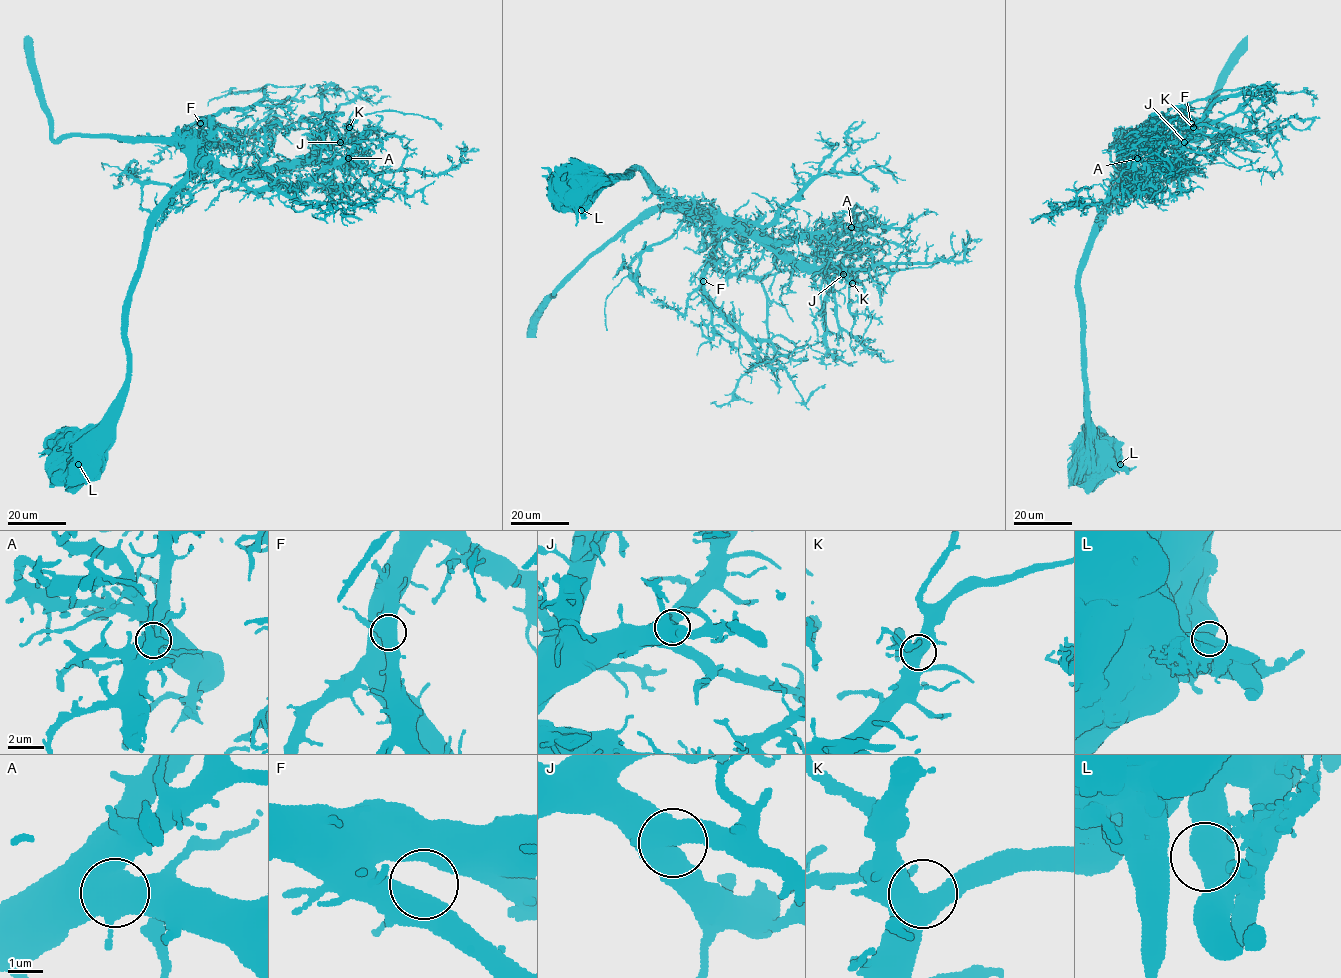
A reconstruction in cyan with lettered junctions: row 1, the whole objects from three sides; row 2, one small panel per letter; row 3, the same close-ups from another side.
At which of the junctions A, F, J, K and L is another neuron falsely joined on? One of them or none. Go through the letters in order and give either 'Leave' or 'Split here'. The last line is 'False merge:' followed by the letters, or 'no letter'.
A: Leave
F: Leave
J: Leave
K: Leave
L: Leave
False merge: no letter

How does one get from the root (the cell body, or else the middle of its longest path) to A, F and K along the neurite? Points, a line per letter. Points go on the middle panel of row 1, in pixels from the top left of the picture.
A: (575, 190), (638, 170), (698, 228), (729, 229), (777, 241), (834, 238), (852, 228)
F: (575, 190), (638, 170), (671, 202), (693, 209), (710, 228), (713, 242), (713, 262), (703, 281)
K: (575, 190), (638, 170), (687, 207), (762, 232), (787, 254), (834, 268), (852, 283)

